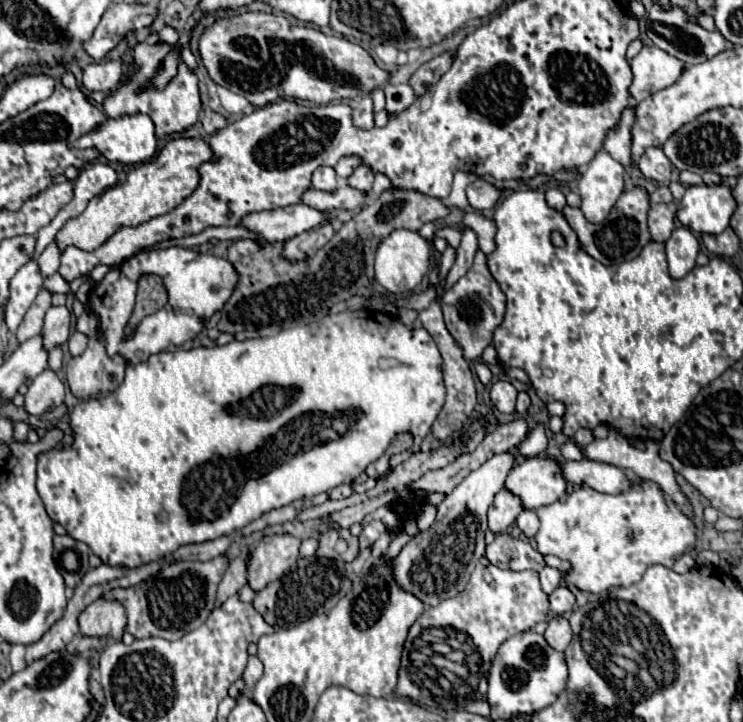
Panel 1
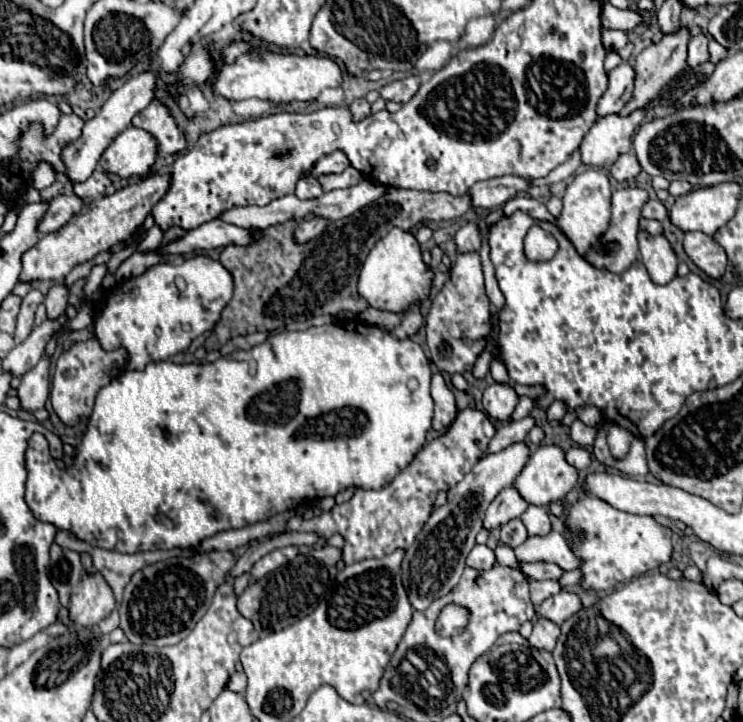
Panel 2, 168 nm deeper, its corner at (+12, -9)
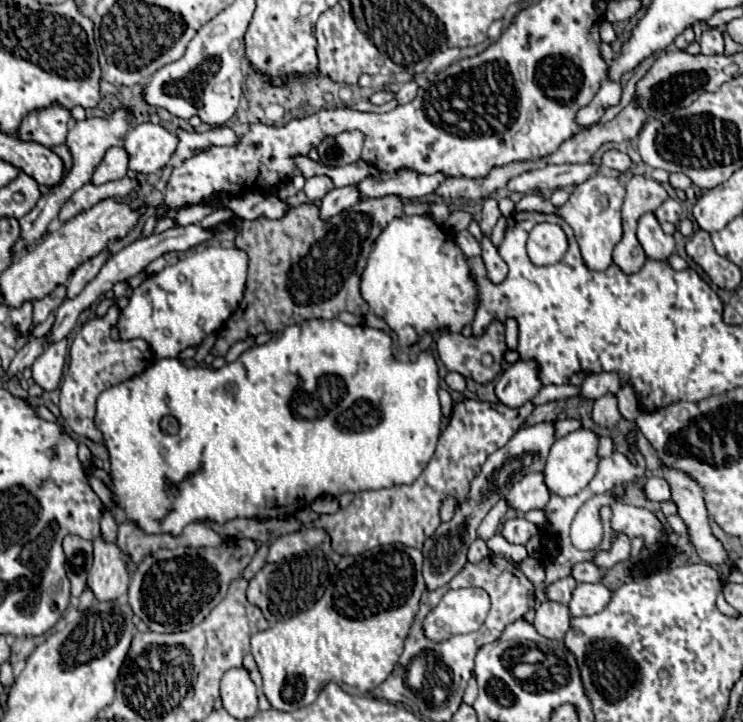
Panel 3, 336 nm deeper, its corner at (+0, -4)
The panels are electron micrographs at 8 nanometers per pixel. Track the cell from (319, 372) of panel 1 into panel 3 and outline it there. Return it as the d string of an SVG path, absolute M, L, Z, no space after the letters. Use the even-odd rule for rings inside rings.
M312 319L300 325L290 325L288 329L276 333L268 343L256 345L244 351L236 361L226 363L220 369L212 367L186 367L180 359L158 359L140 375L126 379L110 389L106 389L98 397L96 405L96 427L104 435L104 445L110 455L110 491L114 497L114 507L124 511L126 519L132 521L146 535L170 533L180 535L182 527L188 523L204 523L216 521L224 525L236 517L286 517L294 515L298 509L310 505L314 499L322 495L340 497L342 493L358 493L366 489L384 489L400 483L412 483L420 477L426 463L436 451L436 443L440 437L440 401L438 401L438 365L432 351L422 351L416 361L400 361L396 357L394 341L388 333L368 327L356 325L350 327L338 319ZM360 401L360 403L356 403ZM344 413L344 415L342 415ZM164 415L174 415L180 423L178 435L166 435L160 431L160 419ZM166 515L170 515L170 523L160 523Z

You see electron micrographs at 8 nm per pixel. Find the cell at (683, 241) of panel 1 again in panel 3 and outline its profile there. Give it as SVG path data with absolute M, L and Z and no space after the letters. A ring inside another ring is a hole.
M646 213L638 221L638 241L642 243L646 255L656 261L666 261L676 251L676 241L672 235L666 235L656 221L654 213Z

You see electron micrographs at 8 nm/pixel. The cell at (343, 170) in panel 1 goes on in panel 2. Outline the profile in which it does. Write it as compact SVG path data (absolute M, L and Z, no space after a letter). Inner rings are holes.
M334 150L332 154L326 154L324 158L320 158L316 162L316 166L312 168L312 176L322 176L322 174L336 174L336 172L342 172L344 168L348 168L350 162L346 158L344 152L340 150Z

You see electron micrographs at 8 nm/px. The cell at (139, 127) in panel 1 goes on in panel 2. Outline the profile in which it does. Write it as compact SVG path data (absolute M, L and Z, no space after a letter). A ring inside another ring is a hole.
M130 126L106 148L100 158L100 166L120 178L144 176L154 166L156 152L156 138L142 128Z

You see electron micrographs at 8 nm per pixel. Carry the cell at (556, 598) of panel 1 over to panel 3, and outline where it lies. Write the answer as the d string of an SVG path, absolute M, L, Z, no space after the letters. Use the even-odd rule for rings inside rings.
M578 583L578 587L572 593L572 599L568 603L570 615L594 615L600 613L610 601L610 591L602 583Z

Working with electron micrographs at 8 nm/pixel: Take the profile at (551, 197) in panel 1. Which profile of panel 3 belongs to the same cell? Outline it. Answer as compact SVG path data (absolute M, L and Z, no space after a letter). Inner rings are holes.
M526 195L516 203L516 211L538 211L538 213L556 213L556 207L550 199L542 195Z

